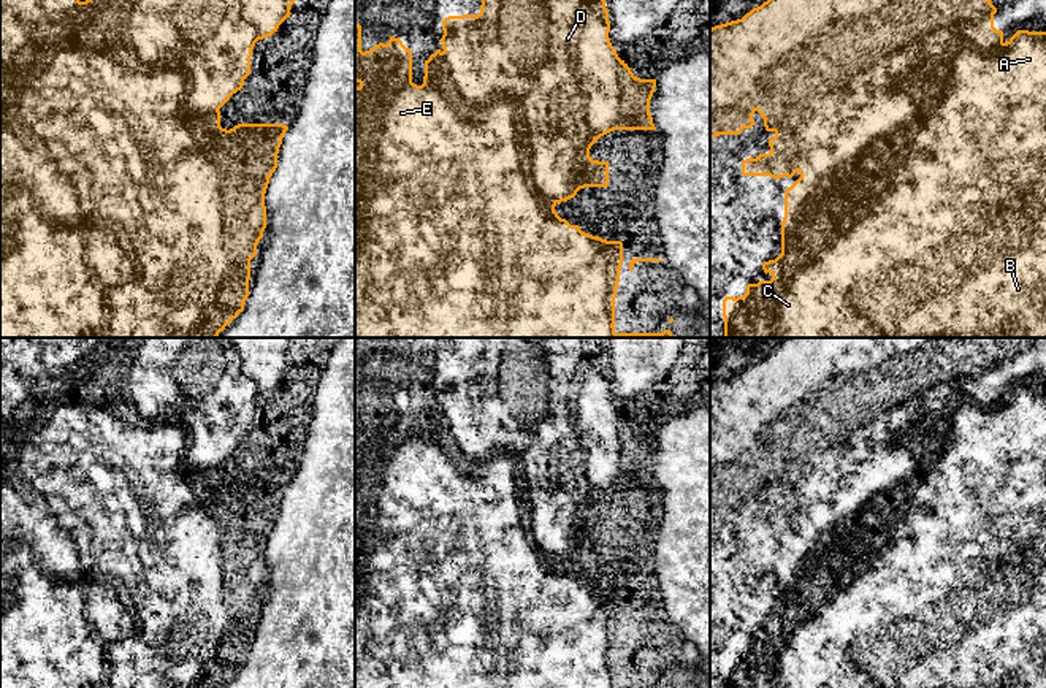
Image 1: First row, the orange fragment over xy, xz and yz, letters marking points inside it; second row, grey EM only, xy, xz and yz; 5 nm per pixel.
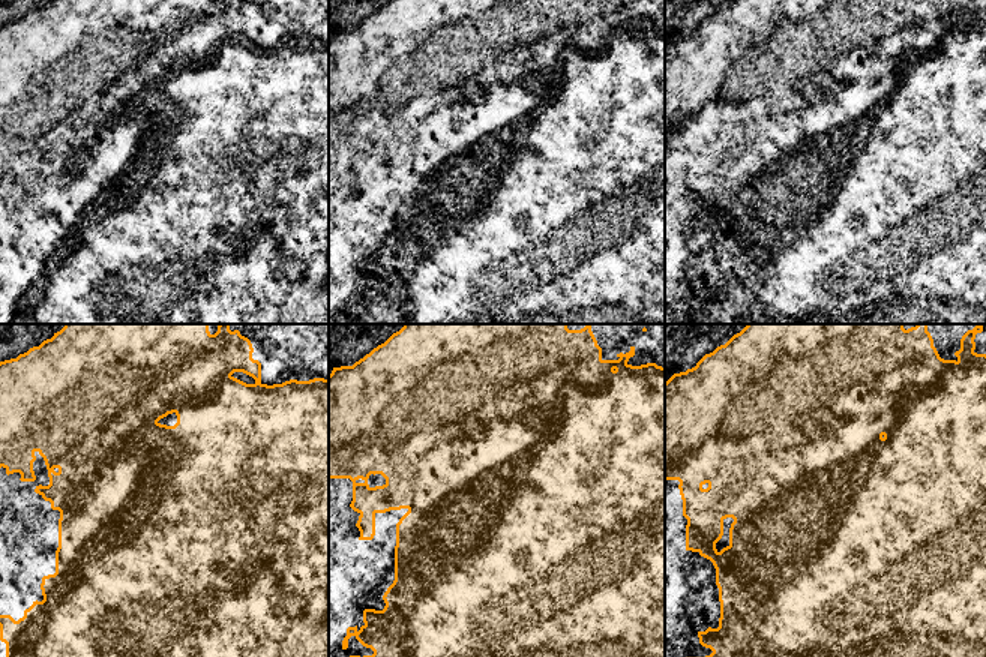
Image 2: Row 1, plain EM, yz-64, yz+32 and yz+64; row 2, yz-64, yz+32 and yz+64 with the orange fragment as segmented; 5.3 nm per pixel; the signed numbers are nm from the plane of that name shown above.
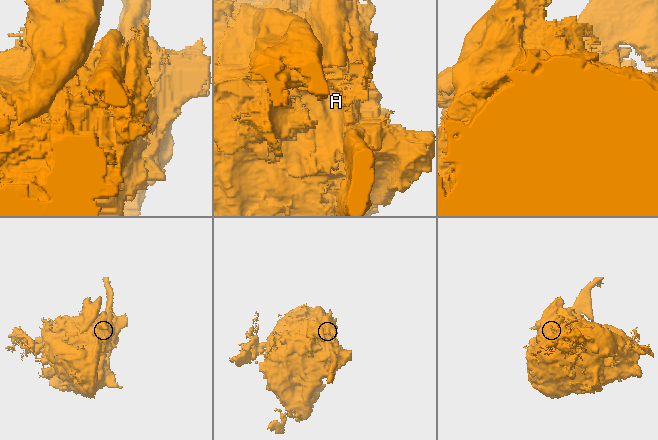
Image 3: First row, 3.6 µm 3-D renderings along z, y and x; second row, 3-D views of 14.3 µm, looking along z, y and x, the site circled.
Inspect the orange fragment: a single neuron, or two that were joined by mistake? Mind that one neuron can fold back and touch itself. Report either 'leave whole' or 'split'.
leave whole

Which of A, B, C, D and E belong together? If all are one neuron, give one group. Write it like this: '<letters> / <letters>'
A B C D E

